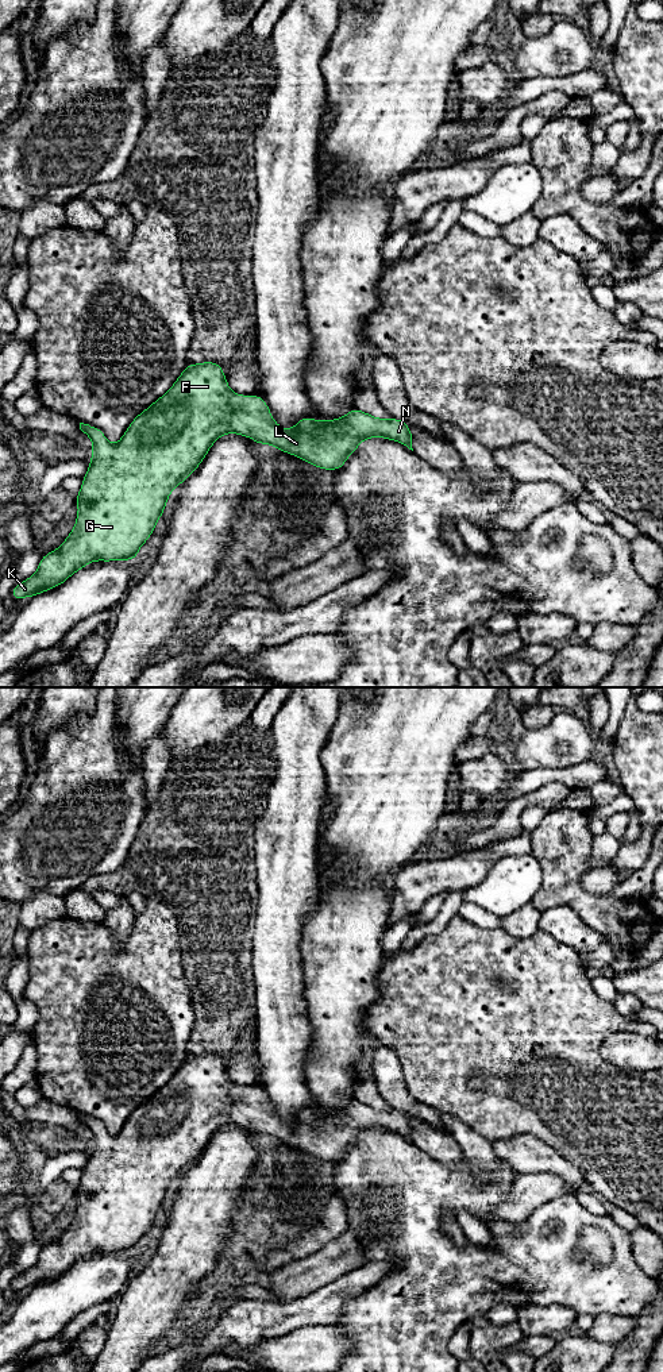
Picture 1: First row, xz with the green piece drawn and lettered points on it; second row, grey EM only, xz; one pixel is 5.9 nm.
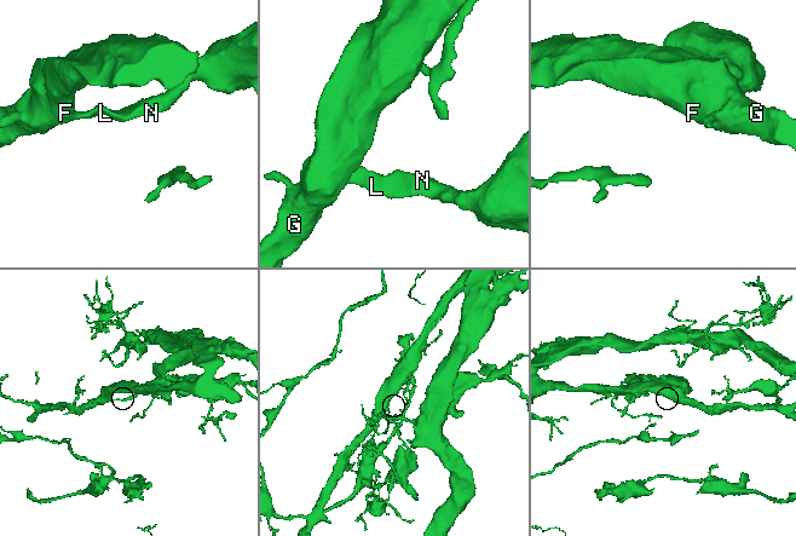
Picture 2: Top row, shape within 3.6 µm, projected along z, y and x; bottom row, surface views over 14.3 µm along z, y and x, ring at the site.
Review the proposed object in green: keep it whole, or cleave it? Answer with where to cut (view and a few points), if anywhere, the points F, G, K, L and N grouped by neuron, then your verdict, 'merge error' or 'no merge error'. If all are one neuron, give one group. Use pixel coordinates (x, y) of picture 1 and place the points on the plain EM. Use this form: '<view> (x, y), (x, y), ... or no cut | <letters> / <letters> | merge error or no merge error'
no cut | F G K L N | no merge error

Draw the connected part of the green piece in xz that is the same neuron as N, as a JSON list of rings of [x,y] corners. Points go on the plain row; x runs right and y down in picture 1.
[[[217,1053],[188,1055],[173,1078],[131,1113],[117,1136],[111,1136],[103,1122],[95,1117],[80,1114],[80,1121],[93,1132],[93,1140],[89,1160],[76,1188],[78,1196],[76,1215],[57,1241],[42,1248],[38,1263],[11,1282],[9,1288],[16,1292],[59,1277],[76,1263],[95,1252],[136,1250],[139,1240],[151,1228],[157,1213],[162,1209],[171,1182],[193,1165],[212,1136],[226,1125],[247,1128],[258,1136],[271,1136],[277,1141],[301,1149],[321,1161],[342,1160],[347,1149],[356,1142],[359,1134],[369,1129],[394,1132],[413,1142],[410,1119],[405,1113],[377,1110],[356,1099],[339,1110],[317,1113],[312,1109],[304,1109],[294,1115],[293,1121],[282,1119],[274,1113],[262,1087],[242,1087],[228,1079],[226,1065]]]

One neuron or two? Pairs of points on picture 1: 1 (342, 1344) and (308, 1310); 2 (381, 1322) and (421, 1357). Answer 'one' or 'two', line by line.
1: two
2: one

